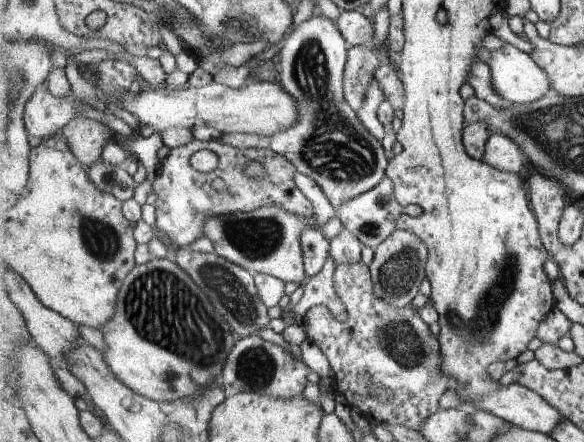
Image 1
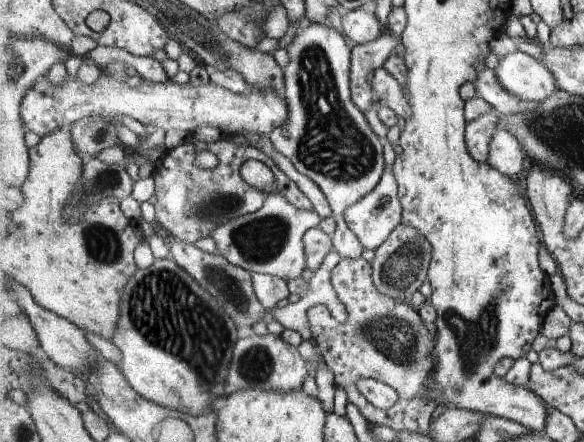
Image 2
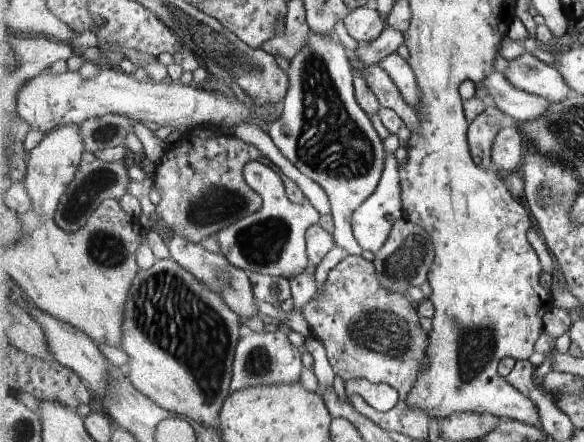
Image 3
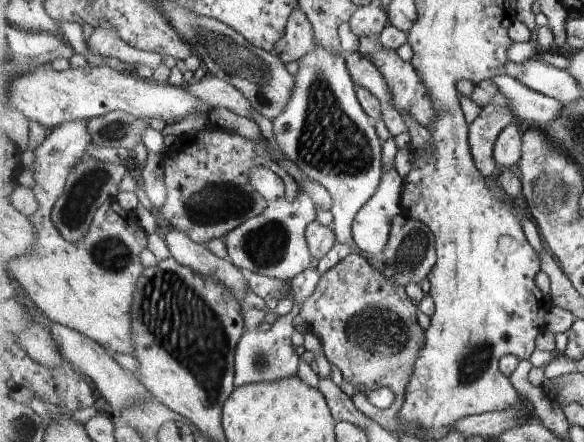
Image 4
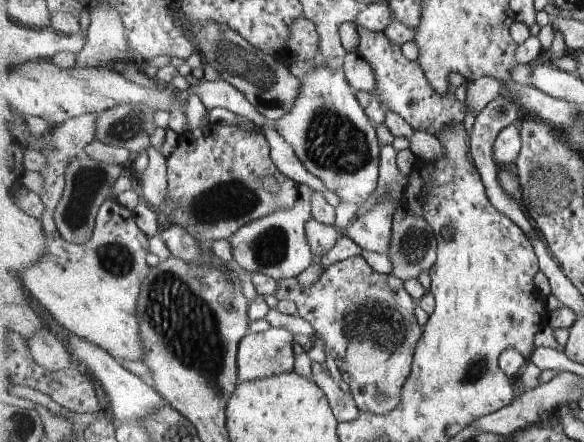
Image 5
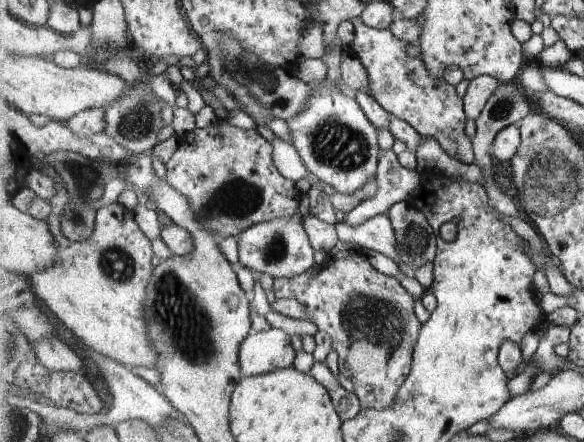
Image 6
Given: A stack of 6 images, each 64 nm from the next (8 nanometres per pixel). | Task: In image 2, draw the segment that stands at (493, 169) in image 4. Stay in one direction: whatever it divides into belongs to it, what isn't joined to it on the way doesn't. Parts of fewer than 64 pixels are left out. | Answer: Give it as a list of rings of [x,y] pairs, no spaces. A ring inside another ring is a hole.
[[[493,111],[470,122],[466,127],[467,148],[476,162],[488,164],[489,144],[498,131],[497,121],[501,116],[498,112]]]

